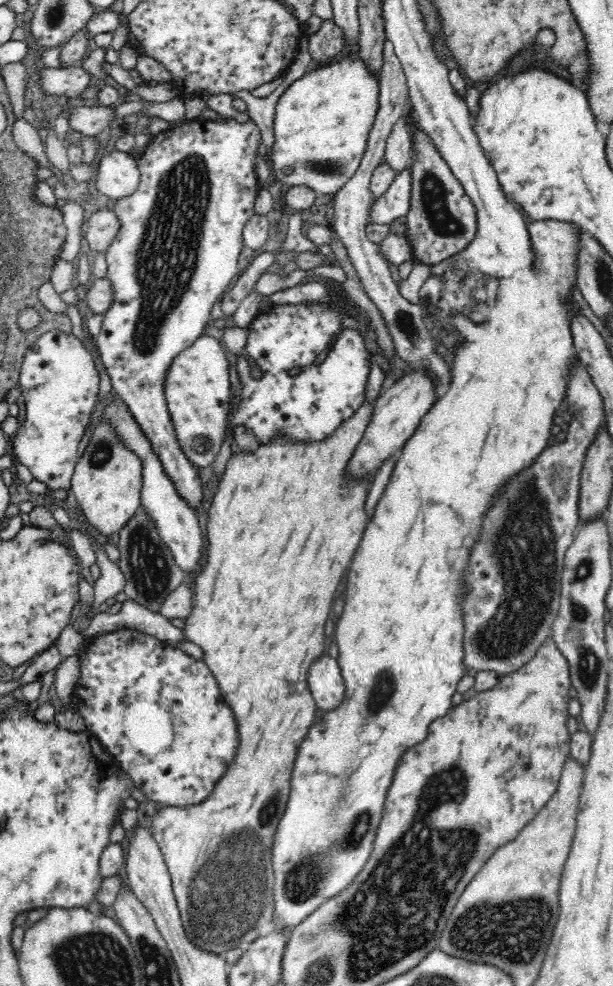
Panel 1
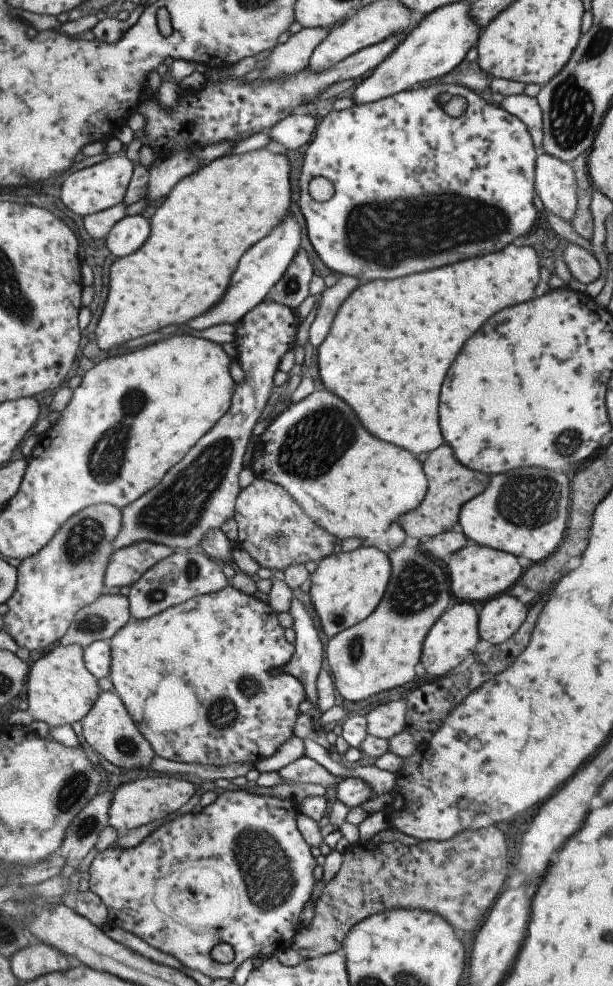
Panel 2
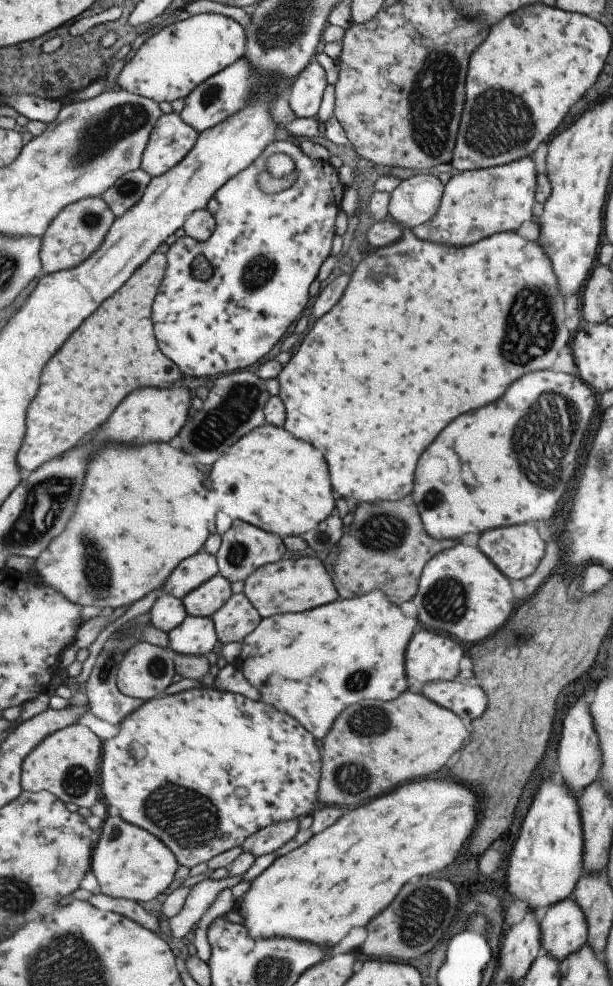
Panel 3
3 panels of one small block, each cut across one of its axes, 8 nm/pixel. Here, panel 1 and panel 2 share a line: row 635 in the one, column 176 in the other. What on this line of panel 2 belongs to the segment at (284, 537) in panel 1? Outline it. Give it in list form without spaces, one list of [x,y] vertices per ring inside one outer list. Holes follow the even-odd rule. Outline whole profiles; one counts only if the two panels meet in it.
[[[265,148],[239,154],[223,155],[203,166],[201,170],[196,170],[179,180],[171,188],[171,192],[165,196],[165,200],[155,208],[155,212],[150,218],[150,232],[147,235],[147,240],[133,254],[115,259],[110,265],[109,272],[107,272],[109,277],[109,280],[107,280],[107,296],[94,330],[96,345],[105,352],[113,346],[121,346],[121,344],[125,344],[133,338],[145,336],[149,332],[156,332],[161,328],[165,328],[165,326],[185,324],[185,320],[207,311],[209,306],[213,306],[217,300],[221,300],[221,296],[229,286],[229,280],[241,255],[249,250],[255,242],[265,238],[269,234],[269,230],[273,226],[277,226],[283,220],[283,216],[289,212],[289,194],[291,194],[291,191],[289,190],[289,162],[287,158],[283,154],[272,153]]]

